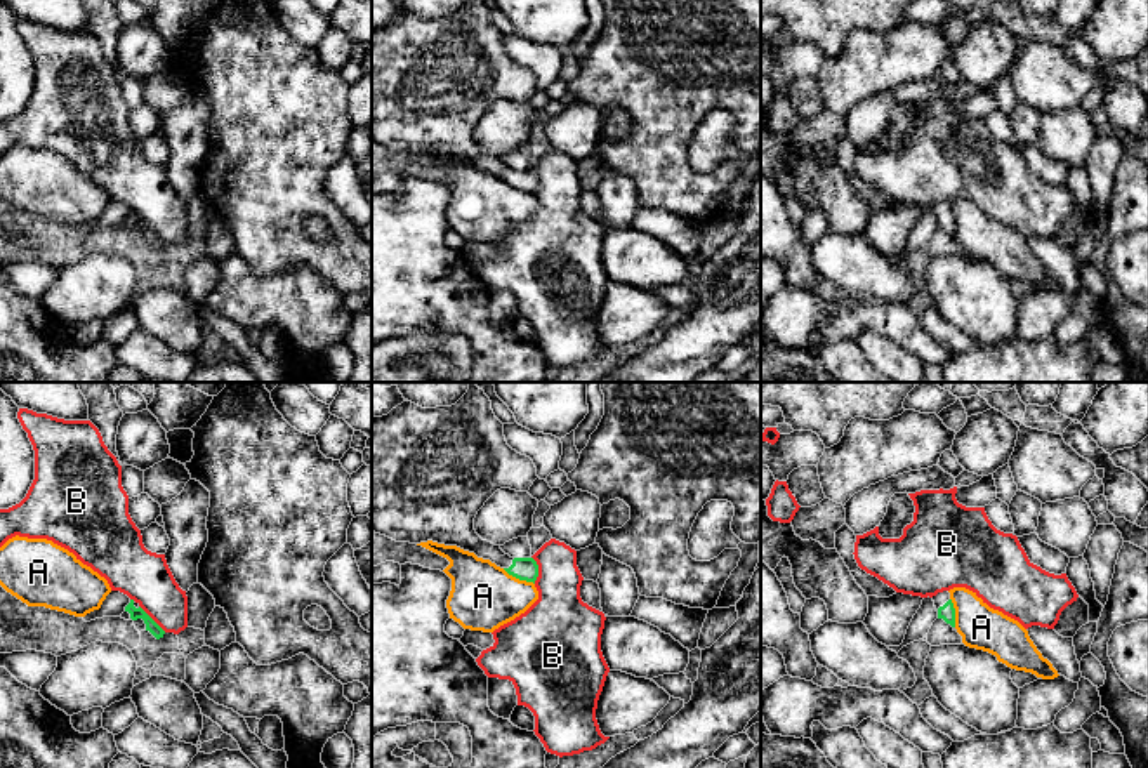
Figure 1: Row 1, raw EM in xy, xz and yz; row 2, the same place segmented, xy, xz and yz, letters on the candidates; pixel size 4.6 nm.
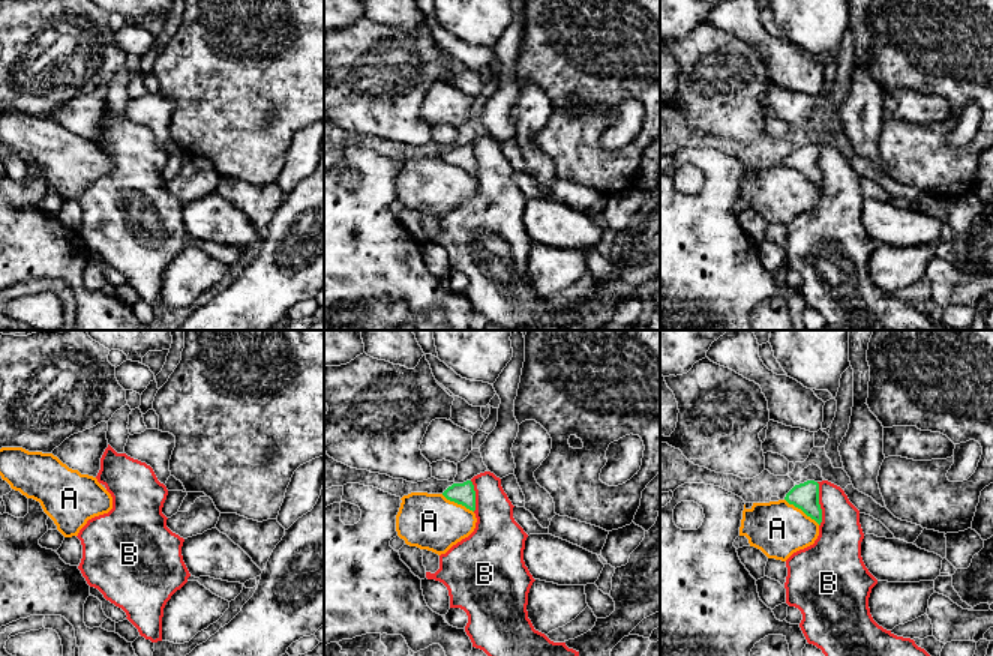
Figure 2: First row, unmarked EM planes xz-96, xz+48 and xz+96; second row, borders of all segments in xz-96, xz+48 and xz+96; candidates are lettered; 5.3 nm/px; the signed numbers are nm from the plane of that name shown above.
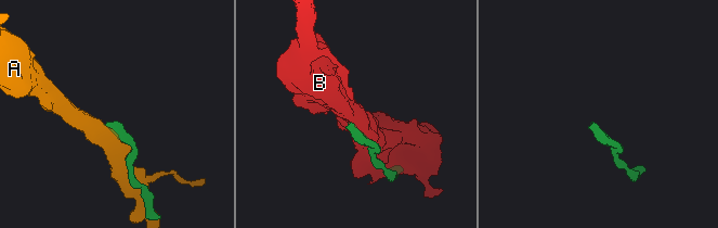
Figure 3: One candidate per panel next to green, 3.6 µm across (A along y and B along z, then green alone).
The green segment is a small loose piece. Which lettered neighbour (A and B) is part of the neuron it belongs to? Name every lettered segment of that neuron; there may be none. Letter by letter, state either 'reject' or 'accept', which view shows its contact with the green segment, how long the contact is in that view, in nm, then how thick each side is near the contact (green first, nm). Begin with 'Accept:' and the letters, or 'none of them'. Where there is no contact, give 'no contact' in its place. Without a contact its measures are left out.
Accept: none of them
A: reject; contact in xz; length 170 nm; calibres 110 and 320 nm
B: reject; contact in xy; length 180 nm; calibres 60 and 240 nm

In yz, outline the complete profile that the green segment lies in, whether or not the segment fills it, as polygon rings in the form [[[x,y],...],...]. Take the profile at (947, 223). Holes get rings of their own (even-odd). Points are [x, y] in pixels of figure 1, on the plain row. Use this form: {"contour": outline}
{"contour": [[[948,202],[938,203],[936,207],[933,207],[933,212],[938,222],[938,229],[943,229],[947,235],[955,238],[955,219],[950,210],[950,203]]]}

